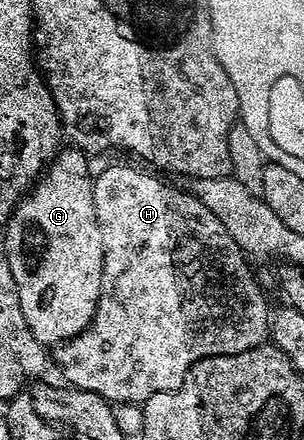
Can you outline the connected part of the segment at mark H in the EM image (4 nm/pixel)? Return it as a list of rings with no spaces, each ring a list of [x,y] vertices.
[[[115,163],[112,167],[107,167],[103,172],[94,176],[93,185],[93,205],[97,209],[97,225],[101,229],[101,241],[103,242],[103,276],[101,277],[101,293],[97,301],[95,316],[91,318],[91,324],[83,330],[80,335],[74,335],[58,344],[53,351],[53,363],[59,366],[59,371],[63,374],[64,384],[76,387],[89,393],[97,393],[112,405],[119,403],[135,403],[141,405],[153,393],[162,391],[172,391],[185,381],[185,373],[197,361],[217,357],[218,355],[232,355],[233,353],[245,353],[254,347],[262,347],[268,342],[271,330],[272,308],[267,308],[267,295],[263,292],[261,284],[255,280],[255,275],[251,272],[248,256],[229,237],[229,229],[217,221],[213,213],[199,198],[192,195],[190,190],[174,187],[171,183],[166,183],[158,174],[144,169],[142,166],[130,167],[127,163]]]

